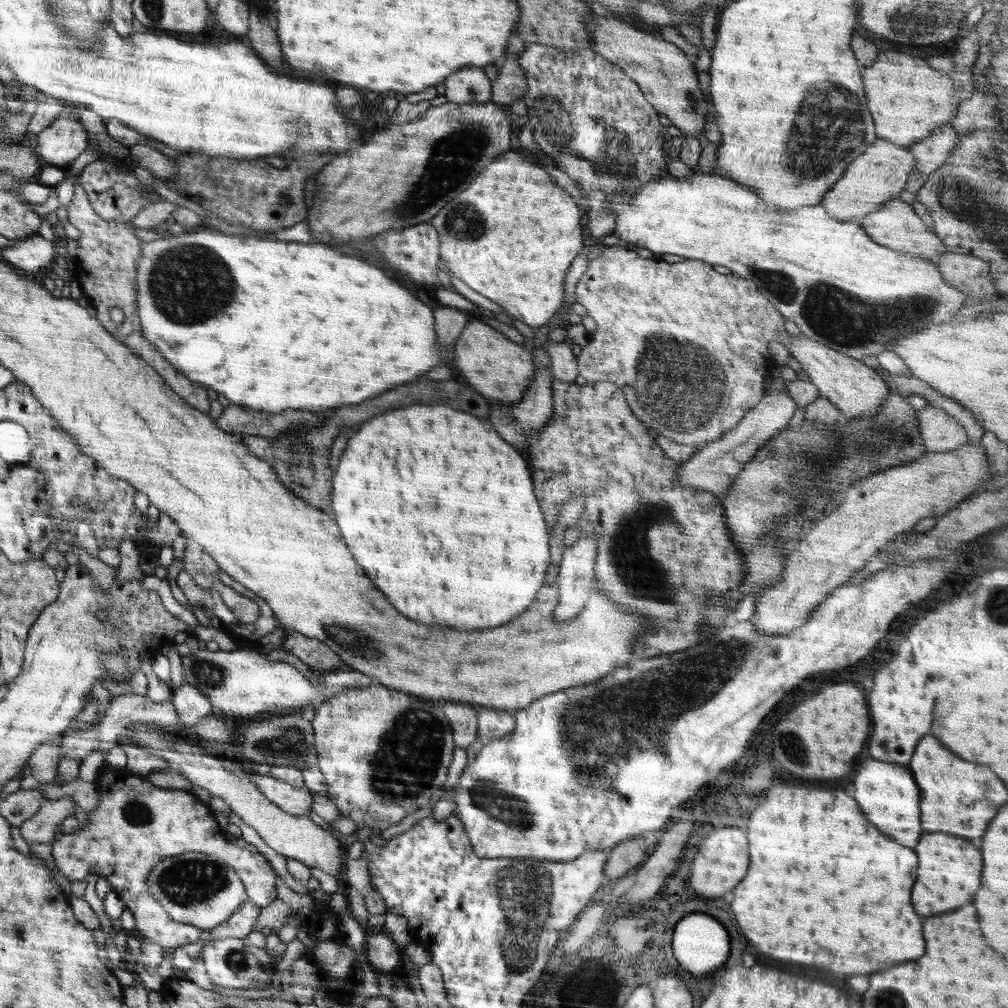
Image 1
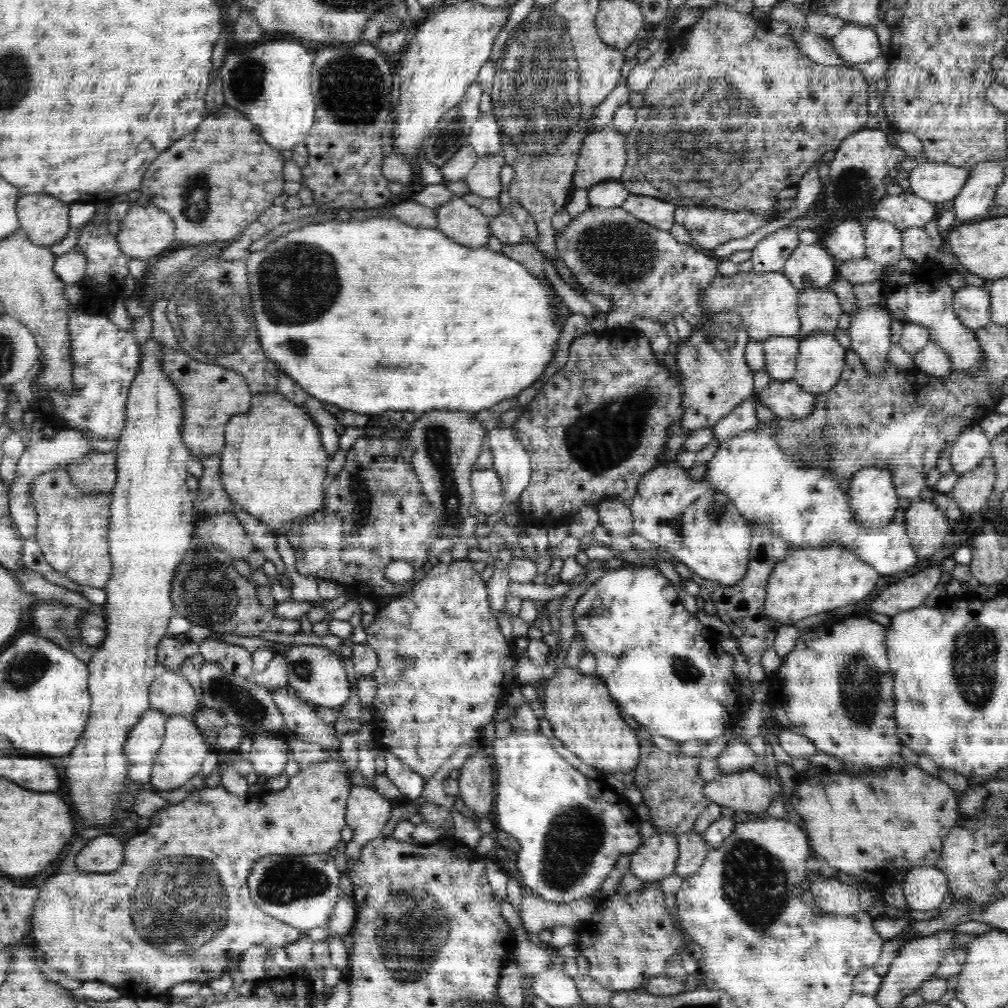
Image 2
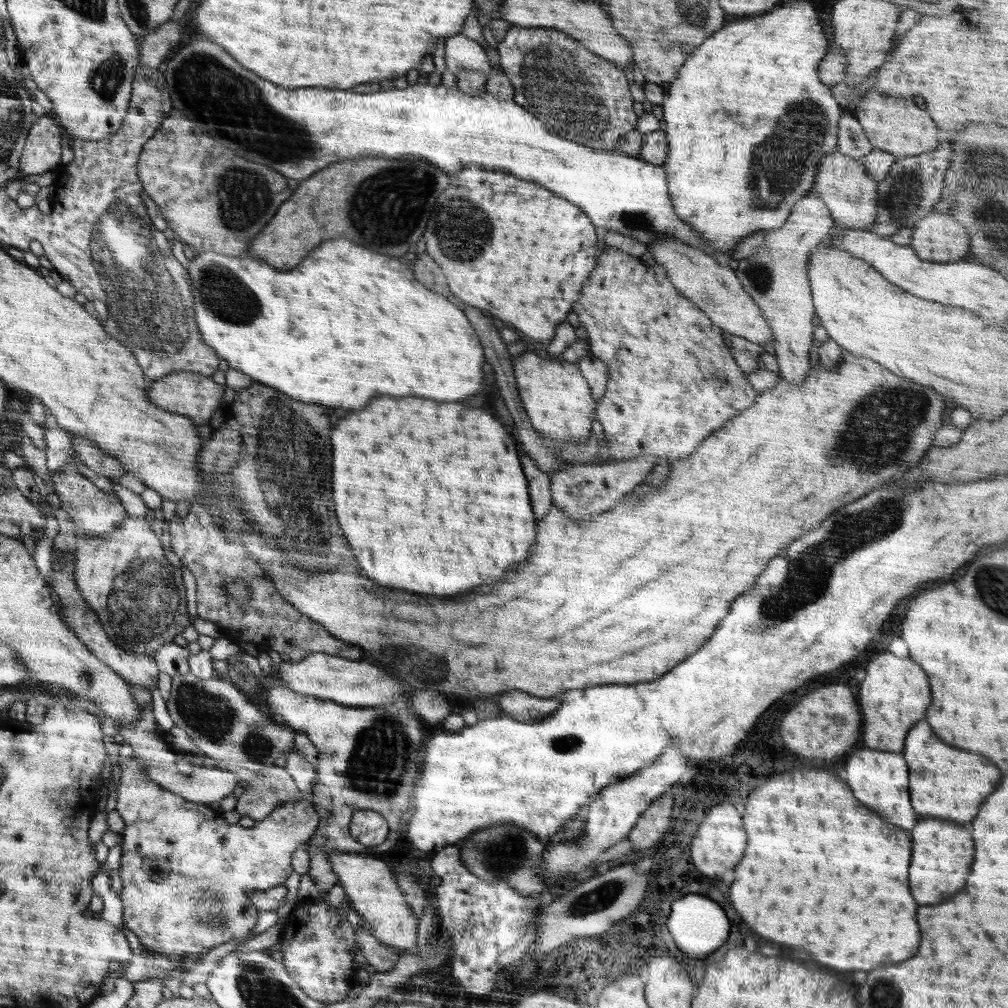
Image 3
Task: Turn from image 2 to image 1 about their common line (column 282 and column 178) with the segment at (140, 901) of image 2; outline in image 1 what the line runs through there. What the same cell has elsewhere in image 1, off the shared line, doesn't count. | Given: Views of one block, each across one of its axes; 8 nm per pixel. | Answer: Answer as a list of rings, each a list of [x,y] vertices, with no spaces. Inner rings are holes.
[[[104,767],[101,768],[95,783],[98,788],[98,804],[96,808],[88,812],[88,822],[80,823],[77,830],[66,833],[60,838],[50,842],[52,848],[52,858],[54,864],[70,881],[84,880],[88,874],[96,874],[100,878],[105,878],[111,885],[112,890],[120,895],[124,901],[125,908],[129,908],[135,918],[134,932],[143,934],[149,942],[159,944],[164,949],[182,947],[184,944],[196,942],[200,938],[201,928],[196,928],[191,924],[176,922],[168,916],[168,913],[152,898],[148,891],[148,876],[155,869],[156,864],[164,858],[185,854],[188,852],[204,853],[214,856],[224,861],[238,873],[240,880],[245,886],[248,899],[256,906],[267,907],[277,897],[276,893],[276,873],[262,854],[258,852],[254,845],[246,843],[241,837],[236,843],[232,843],[226,837],[227,832],[222,831],[214,818],[214,812],[208,805],[202,802],[192,792],[188,790],[163,789],[154,786],[148,778],[139,776],[126,776],[124,780],[116,780],[112,784],[104,784]]]

